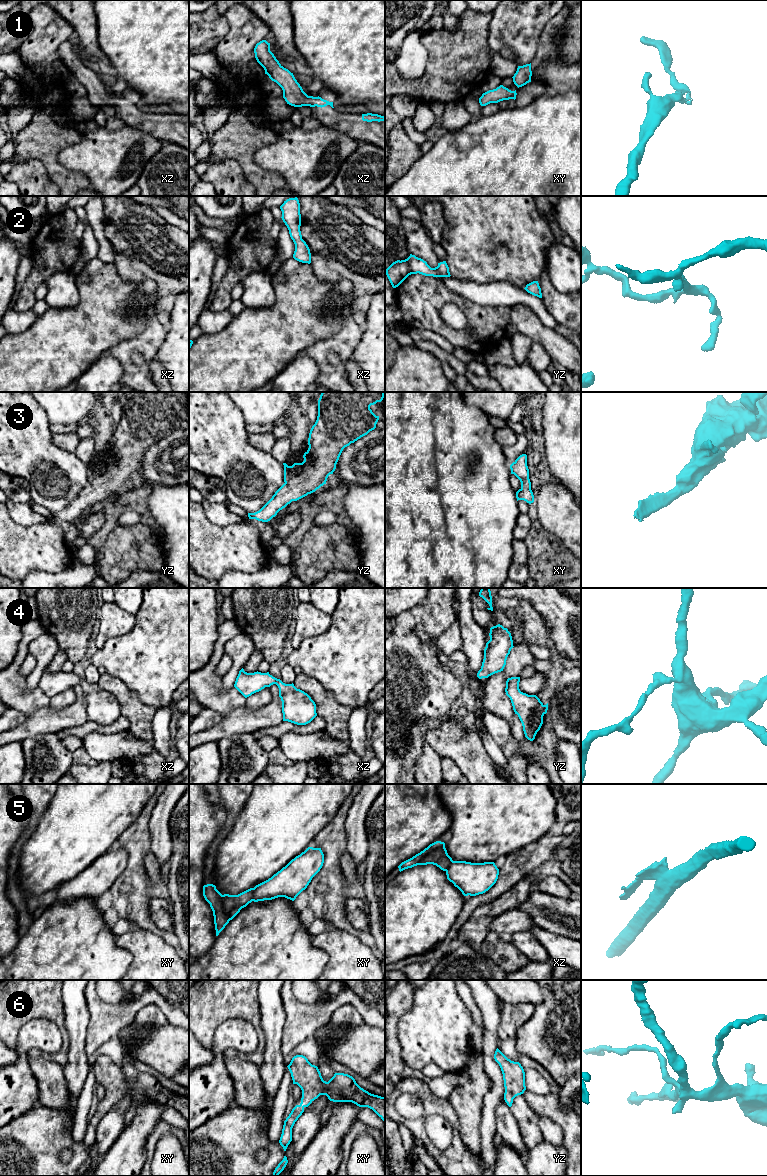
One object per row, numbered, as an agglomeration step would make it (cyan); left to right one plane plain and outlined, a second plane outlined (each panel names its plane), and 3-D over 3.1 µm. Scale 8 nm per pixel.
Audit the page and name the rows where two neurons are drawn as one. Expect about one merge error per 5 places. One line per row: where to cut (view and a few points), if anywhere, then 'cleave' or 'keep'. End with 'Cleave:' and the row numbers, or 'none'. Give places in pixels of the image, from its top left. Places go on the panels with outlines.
1: no cut | keep
2: no cut | keep
3: no cut | keep
4: no cut | keep
5: xy (255, 887), (252, 900) | cleave
6: no cut | keep
Cleave: 5

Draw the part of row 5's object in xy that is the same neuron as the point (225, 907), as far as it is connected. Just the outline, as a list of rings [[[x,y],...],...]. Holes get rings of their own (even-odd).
[[[213,884],[203,886],[203,896],[213,911],[216,936],[242,908],[253,901],[254,888],[250,888],[238,895],[222,895]]]

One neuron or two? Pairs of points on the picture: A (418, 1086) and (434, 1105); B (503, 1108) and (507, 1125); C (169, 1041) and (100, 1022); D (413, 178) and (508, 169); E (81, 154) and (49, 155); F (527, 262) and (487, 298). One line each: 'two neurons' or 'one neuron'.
A: one neuron
B: one neuron
C: two neurons
D: one neuron
E: two neurons
F: two neurons

